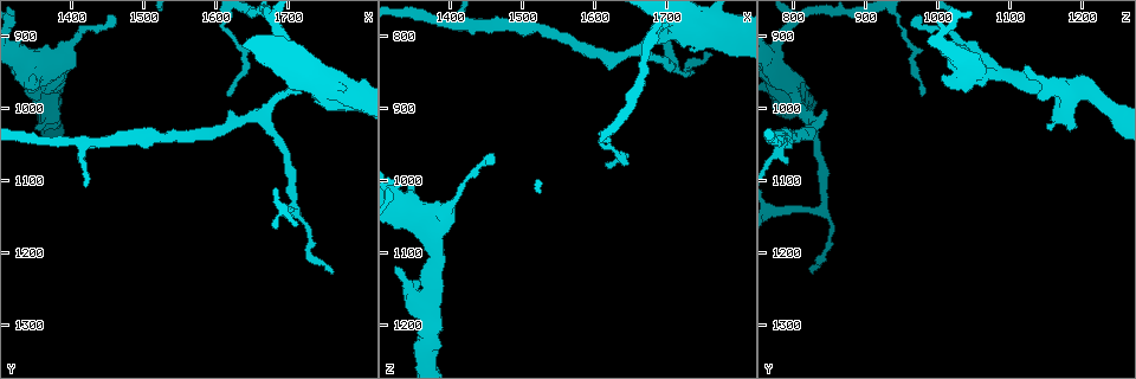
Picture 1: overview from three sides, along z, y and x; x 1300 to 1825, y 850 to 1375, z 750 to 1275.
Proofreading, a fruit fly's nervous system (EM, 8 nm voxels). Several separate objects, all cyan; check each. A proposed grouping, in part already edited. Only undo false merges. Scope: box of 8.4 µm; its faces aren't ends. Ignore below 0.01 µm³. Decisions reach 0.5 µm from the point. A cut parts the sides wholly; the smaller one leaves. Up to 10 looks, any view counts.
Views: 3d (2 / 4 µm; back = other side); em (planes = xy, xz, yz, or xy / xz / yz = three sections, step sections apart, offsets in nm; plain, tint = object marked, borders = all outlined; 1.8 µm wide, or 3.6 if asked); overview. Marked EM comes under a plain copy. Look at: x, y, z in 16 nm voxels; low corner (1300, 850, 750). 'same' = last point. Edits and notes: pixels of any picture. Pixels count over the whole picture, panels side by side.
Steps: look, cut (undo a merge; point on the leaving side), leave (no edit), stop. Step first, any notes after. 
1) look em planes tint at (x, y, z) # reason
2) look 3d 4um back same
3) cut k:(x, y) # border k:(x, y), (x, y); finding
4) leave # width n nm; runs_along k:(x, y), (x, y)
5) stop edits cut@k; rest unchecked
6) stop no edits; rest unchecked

look em yz step 16 tint at (1710, 1135, 845) # sharp bend

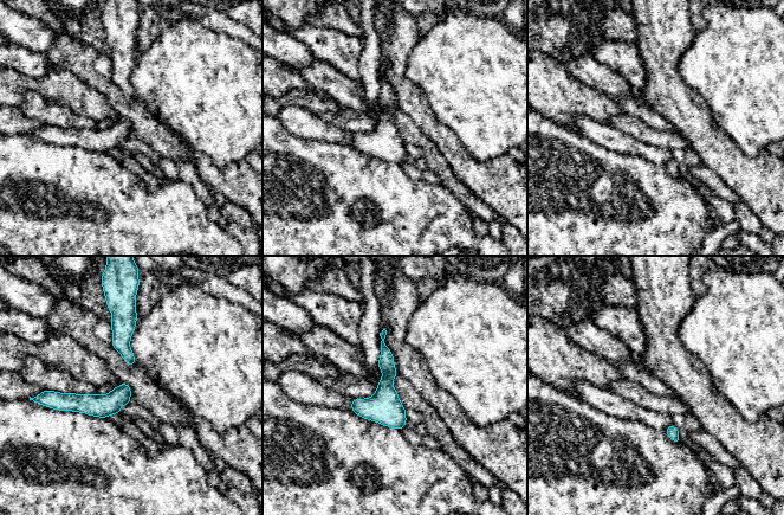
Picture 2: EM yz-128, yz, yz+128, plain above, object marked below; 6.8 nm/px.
look em planes tint same

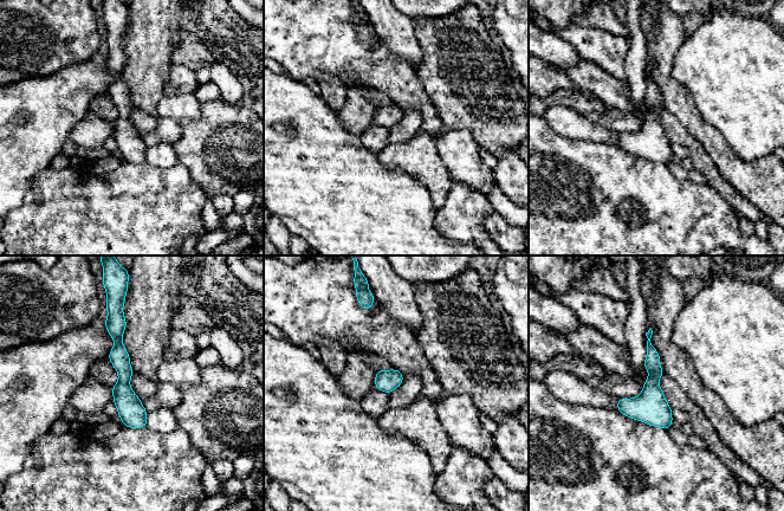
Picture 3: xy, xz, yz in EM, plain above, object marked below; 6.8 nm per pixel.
leave # runs_along 3:(118, 318), (123, 396), (140, 425); one neuron here

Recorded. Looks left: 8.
look em planes tint at (1420, 1050, 785) # sharp bend

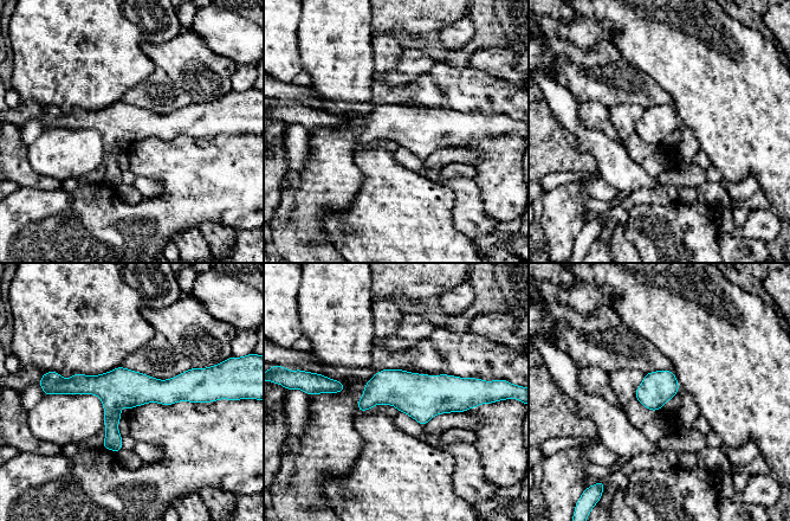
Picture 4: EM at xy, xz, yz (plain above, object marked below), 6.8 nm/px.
leave # runs_along 4:(60, 390), (193, 390), (202, 399); continuous, no second neuron

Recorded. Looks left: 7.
look 3d 4um at (1370, 975, 1190) # three arms meet

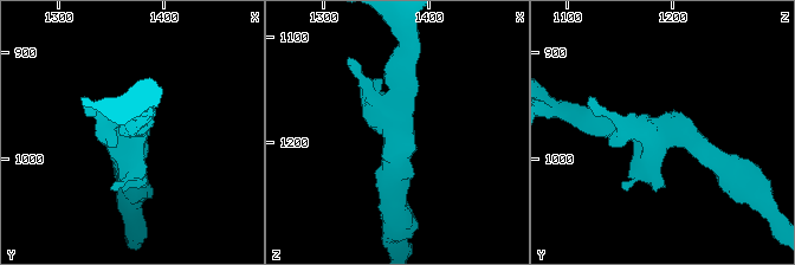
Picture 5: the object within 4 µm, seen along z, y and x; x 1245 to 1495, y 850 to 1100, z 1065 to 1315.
look em xz step 8 tint at (1370, 976, 1184) # arms 3; arm_widths 240, 320, 340 nm

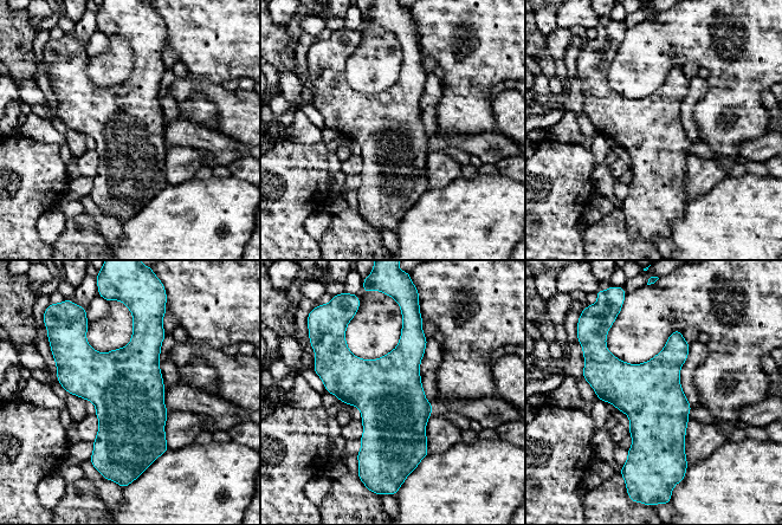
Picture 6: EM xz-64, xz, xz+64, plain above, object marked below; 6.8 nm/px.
look em planes tint same

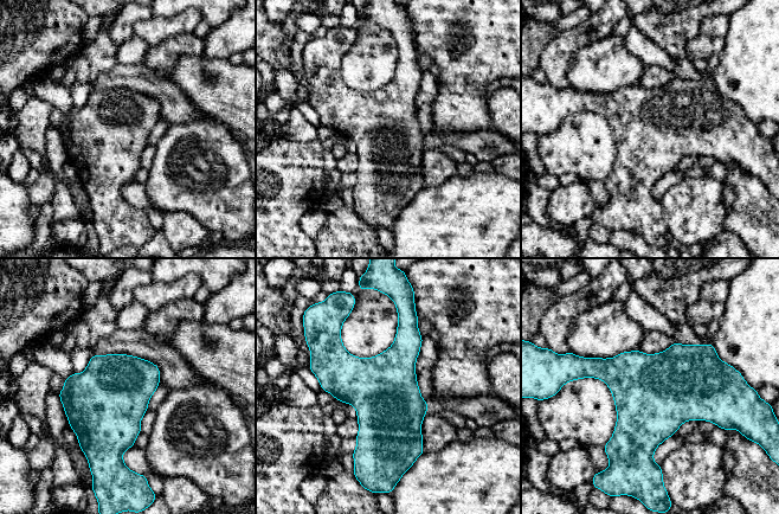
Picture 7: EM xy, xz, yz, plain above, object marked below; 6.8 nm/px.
leave # continuous, no second neuron

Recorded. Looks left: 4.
look em xz step 4 tint at (1400, 905, 1025) # calibre changes

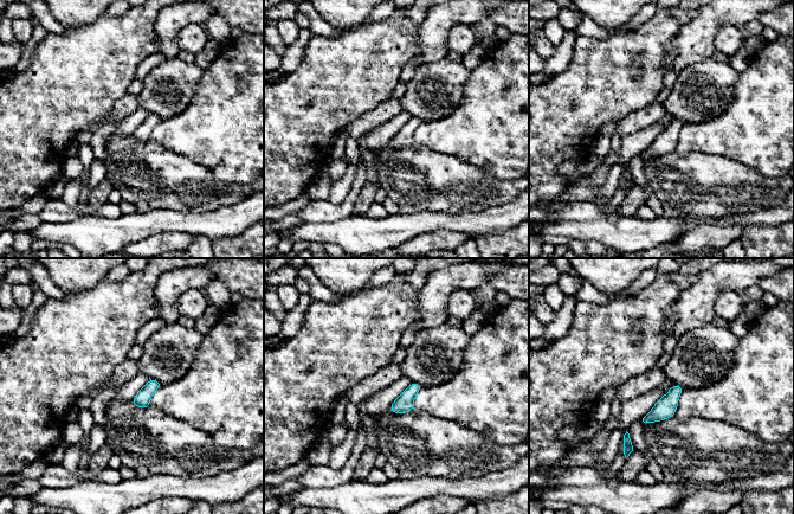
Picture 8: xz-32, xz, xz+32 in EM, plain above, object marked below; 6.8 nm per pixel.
leave # continuous, no second neuron

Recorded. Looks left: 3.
stop no edits; rest unchecked

